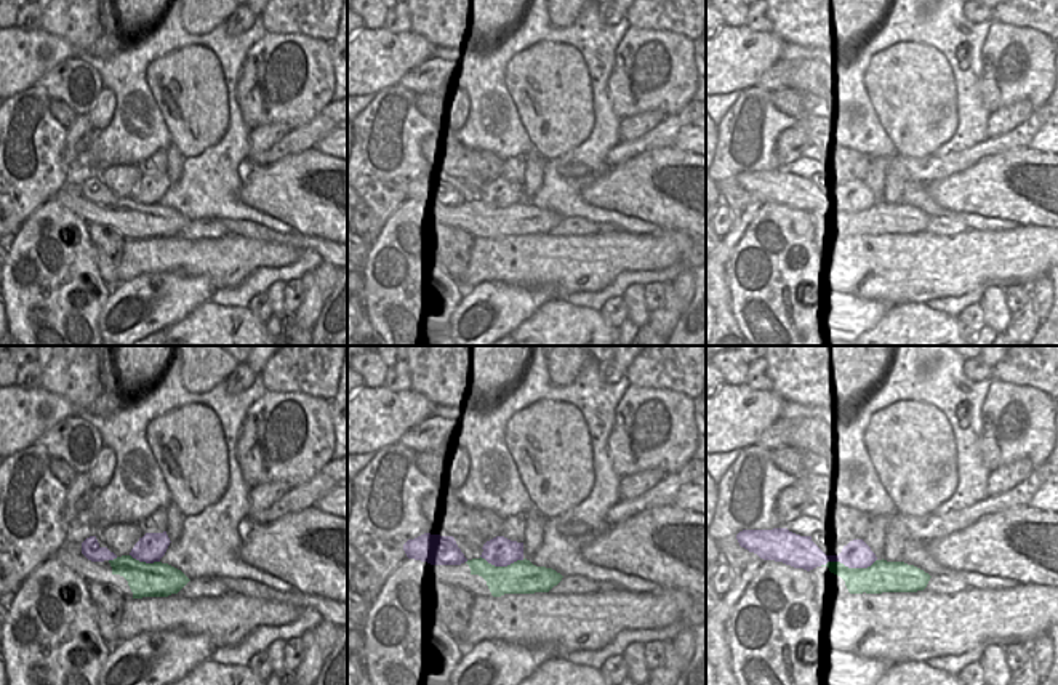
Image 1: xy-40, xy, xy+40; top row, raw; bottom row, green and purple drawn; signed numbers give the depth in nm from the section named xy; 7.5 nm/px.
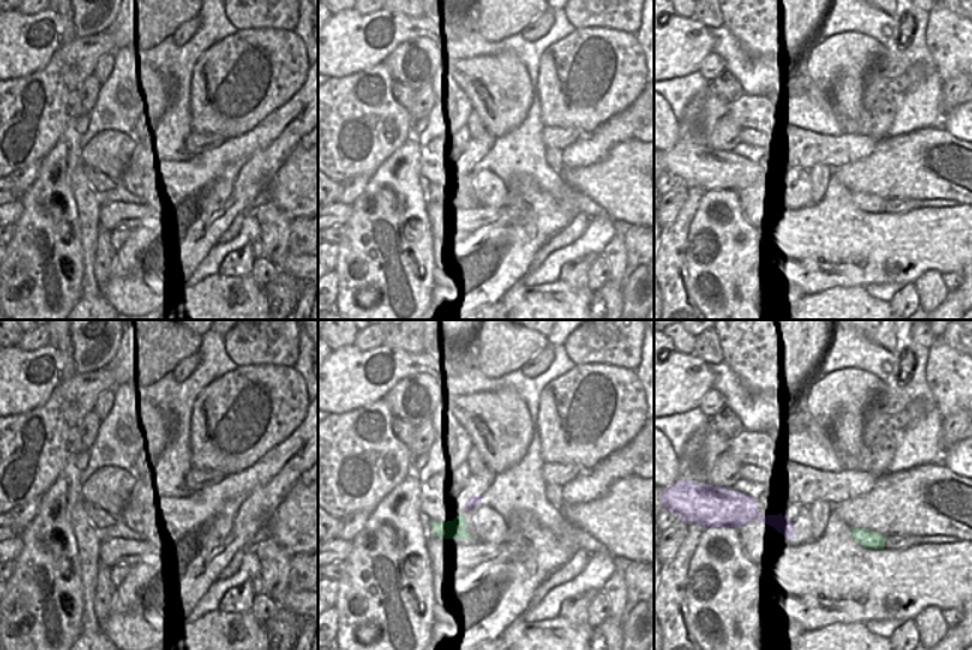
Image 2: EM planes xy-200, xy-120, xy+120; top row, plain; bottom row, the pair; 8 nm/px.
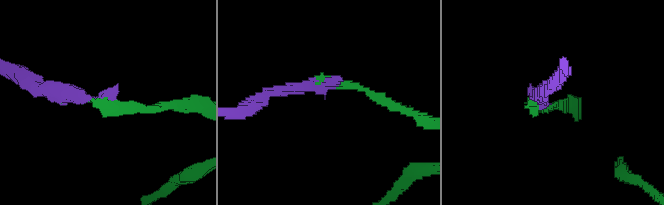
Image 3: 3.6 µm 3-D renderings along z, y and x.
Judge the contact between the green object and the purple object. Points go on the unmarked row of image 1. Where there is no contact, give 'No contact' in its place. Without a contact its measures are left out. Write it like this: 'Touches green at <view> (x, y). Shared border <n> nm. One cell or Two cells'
Touches green at xy+40 (847, 208). Shared border 440 nm. One cell

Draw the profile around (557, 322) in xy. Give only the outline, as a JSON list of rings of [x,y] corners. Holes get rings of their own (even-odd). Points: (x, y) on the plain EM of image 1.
[[[551,299],[511,333],[515,346],[615,346],[619,330],[610,326],[600,310]]]

